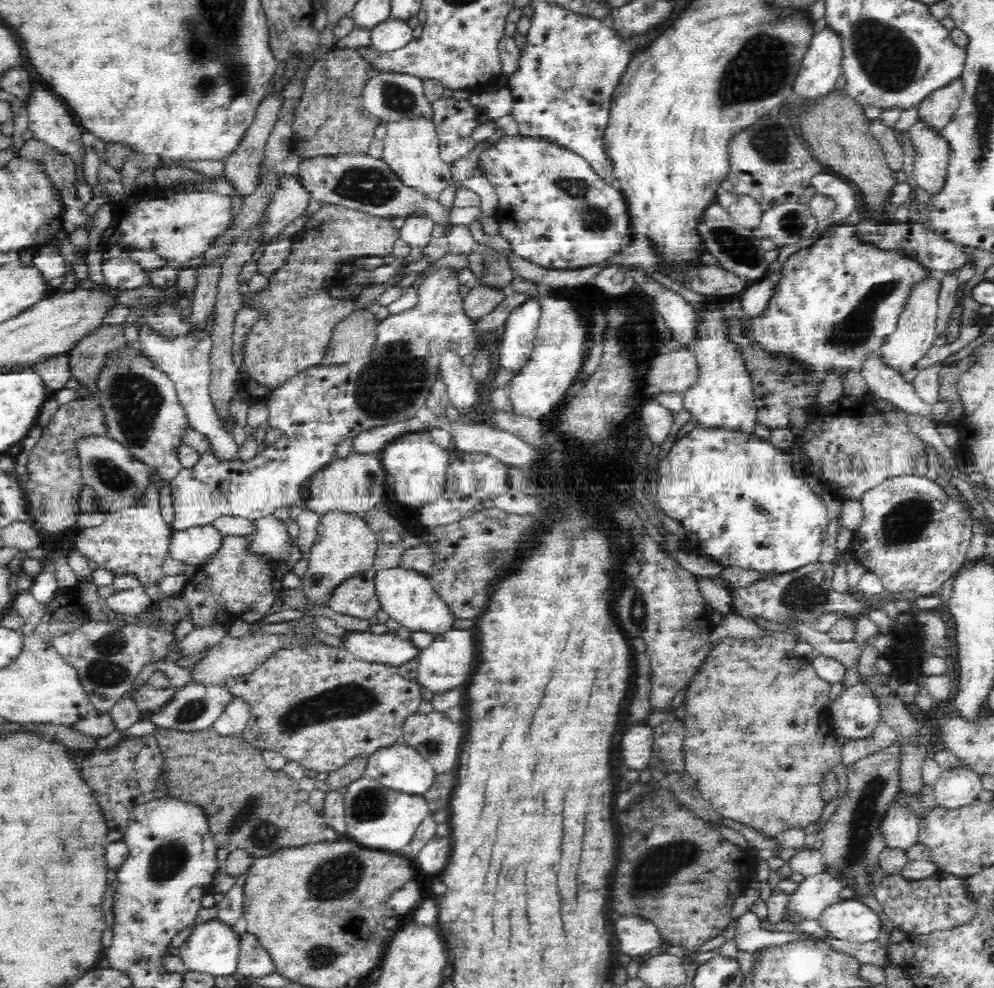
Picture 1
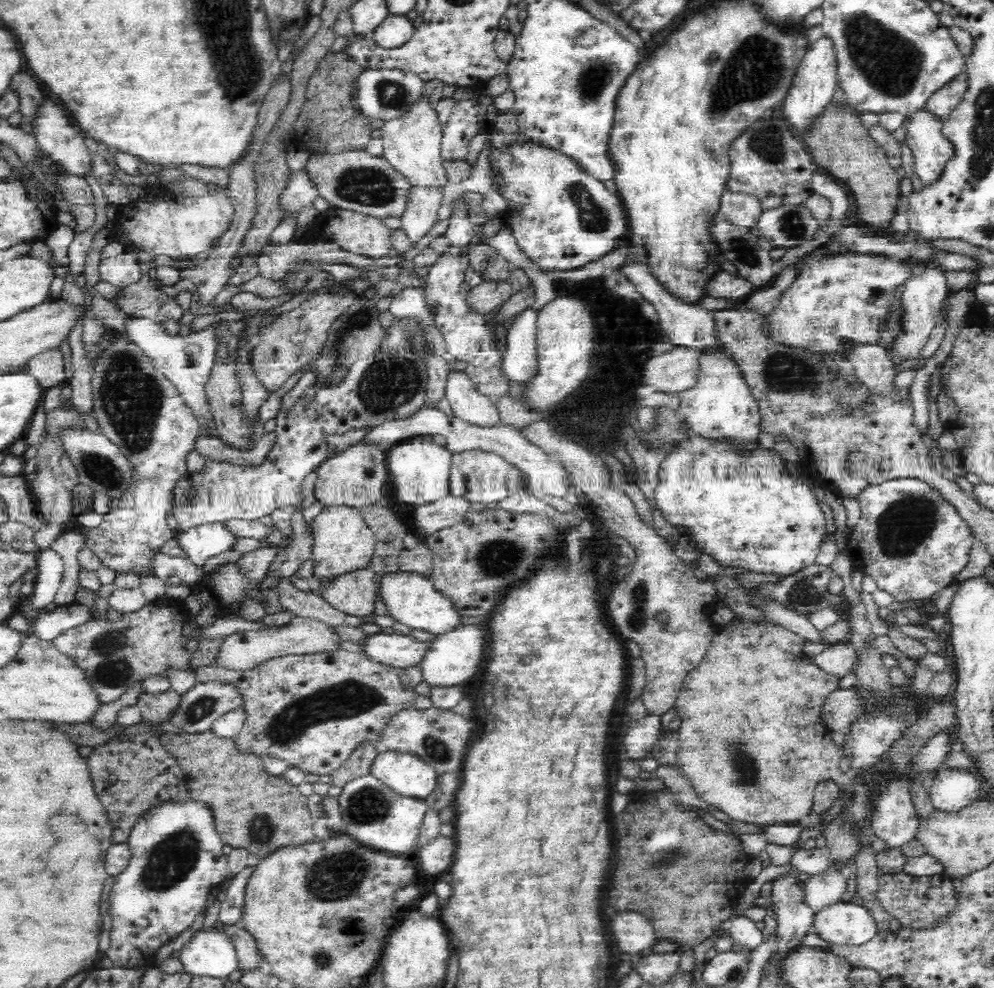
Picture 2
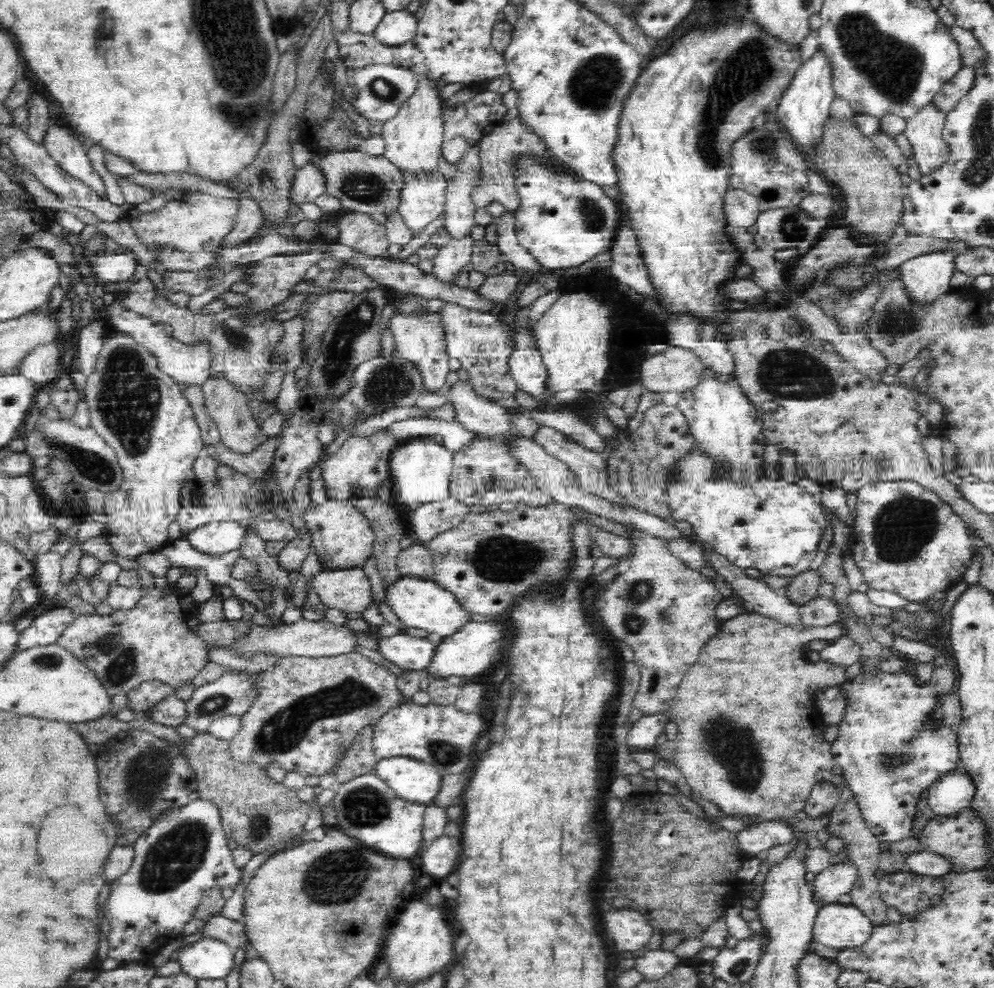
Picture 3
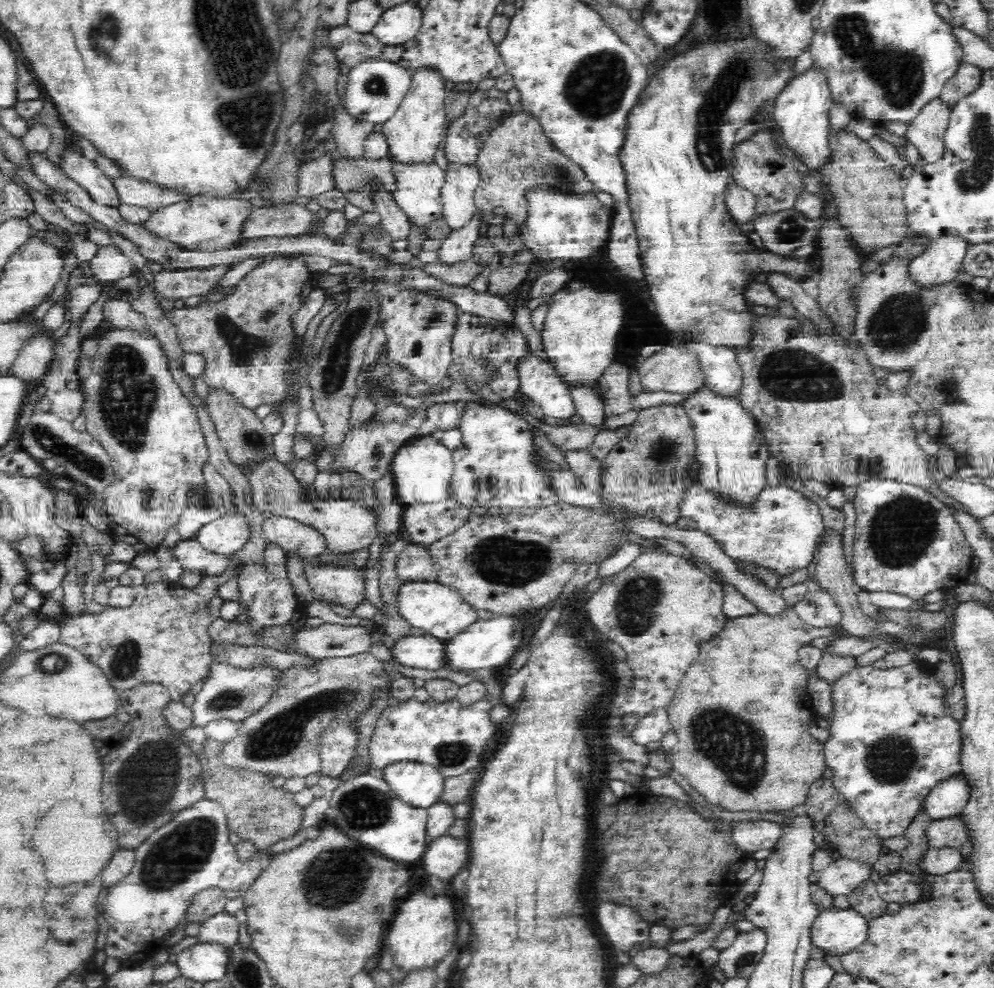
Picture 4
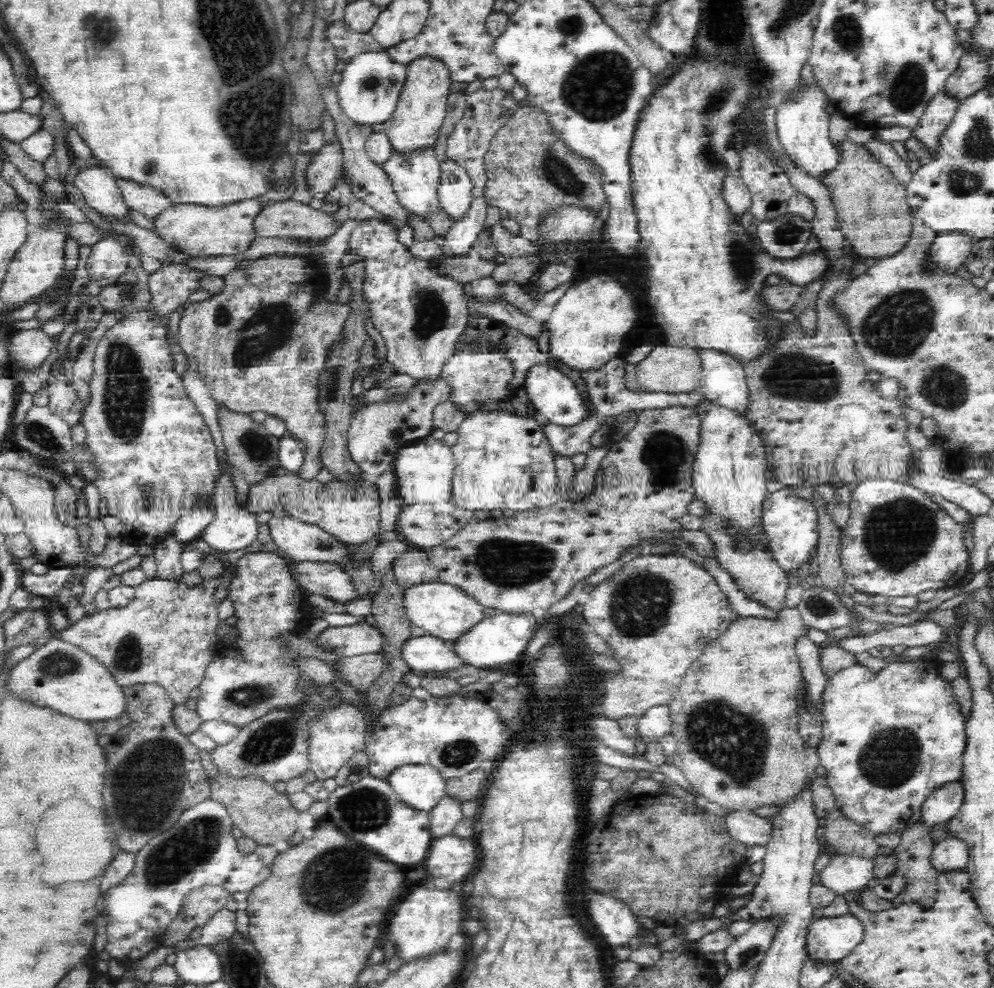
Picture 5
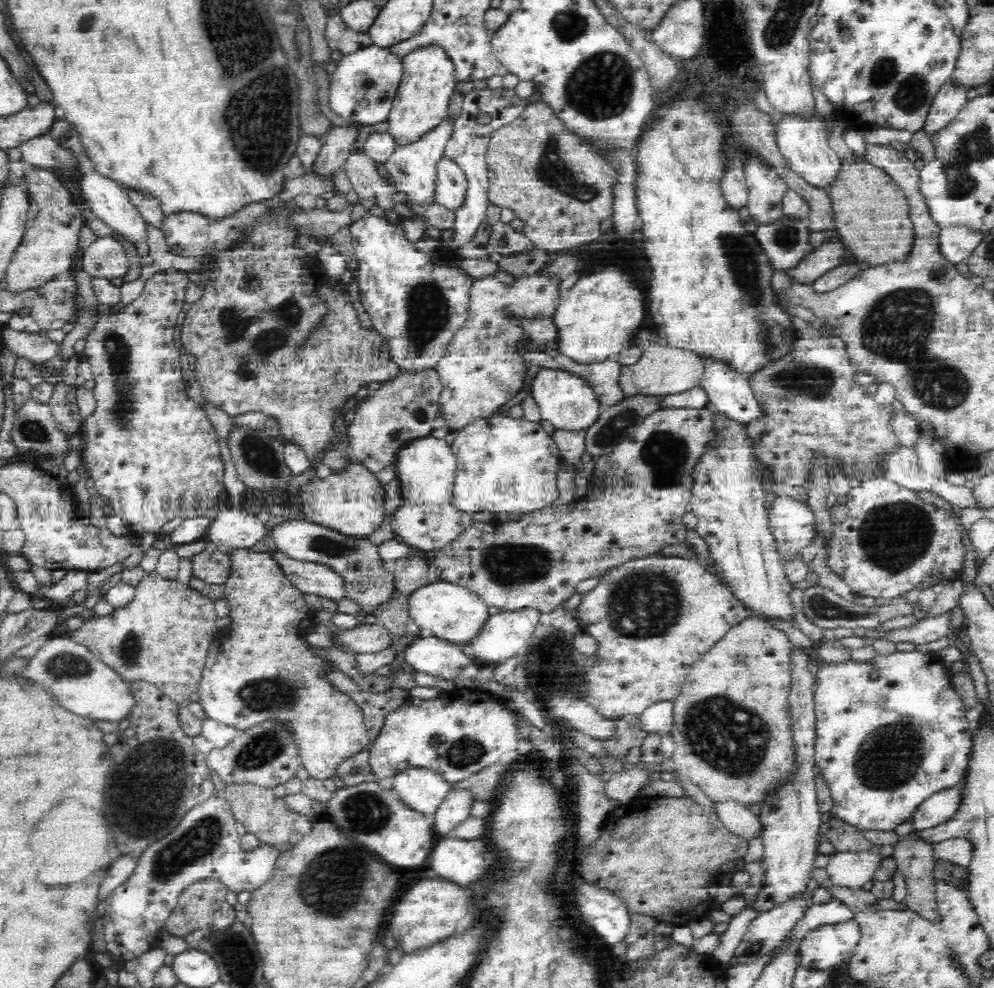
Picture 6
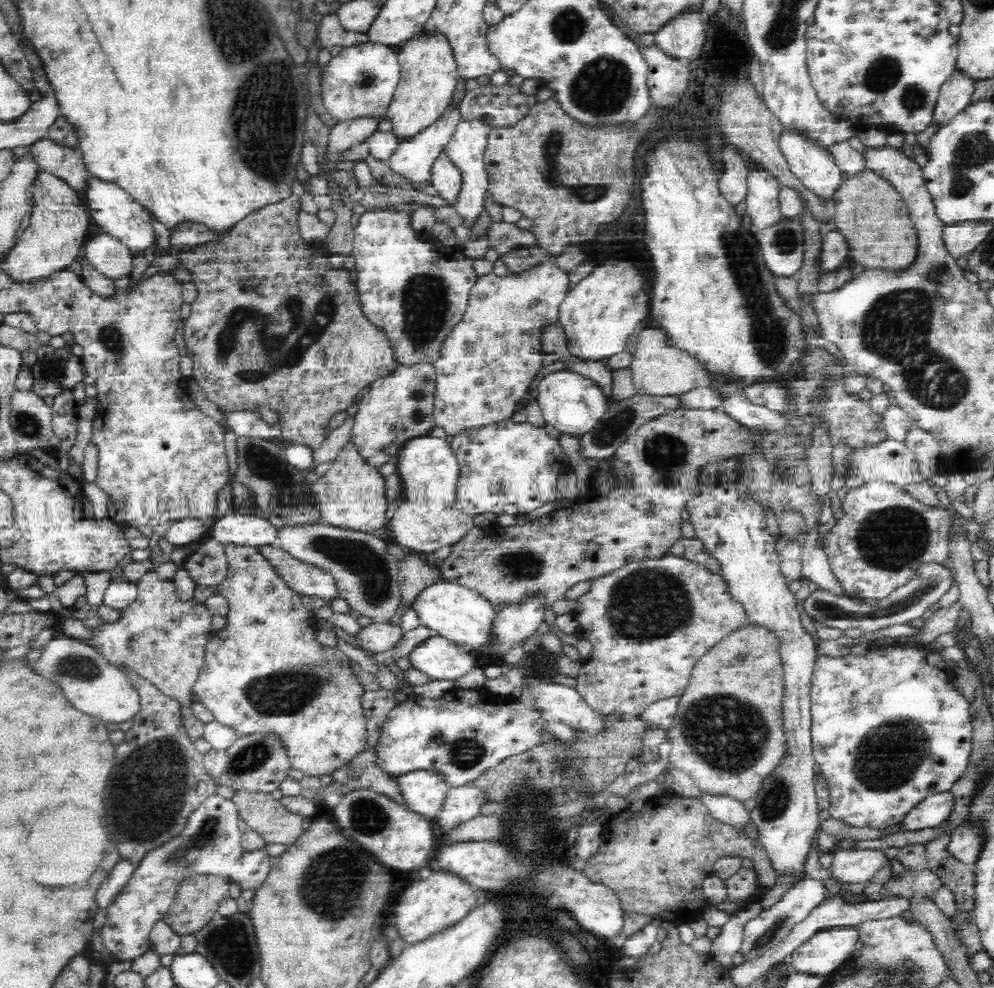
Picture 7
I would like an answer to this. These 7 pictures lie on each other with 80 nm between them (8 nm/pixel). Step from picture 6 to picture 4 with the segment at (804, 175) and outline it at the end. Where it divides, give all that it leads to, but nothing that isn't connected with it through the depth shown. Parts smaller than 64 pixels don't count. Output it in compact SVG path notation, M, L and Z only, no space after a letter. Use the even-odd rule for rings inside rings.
M810 66L803 74L795 75L776 96L774 104L775 130L782 145L813 172L832 162L832 149L828 143L828 110L834 104L825 76Z

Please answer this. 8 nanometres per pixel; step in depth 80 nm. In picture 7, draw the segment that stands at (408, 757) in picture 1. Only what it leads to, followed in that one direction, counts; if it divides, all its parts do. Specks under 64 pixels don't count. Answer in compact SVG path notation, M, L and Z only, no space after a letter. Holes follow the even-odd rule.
M432 771L410 772L396 779L406 807L428 821L435 820L450 789L446 780Z

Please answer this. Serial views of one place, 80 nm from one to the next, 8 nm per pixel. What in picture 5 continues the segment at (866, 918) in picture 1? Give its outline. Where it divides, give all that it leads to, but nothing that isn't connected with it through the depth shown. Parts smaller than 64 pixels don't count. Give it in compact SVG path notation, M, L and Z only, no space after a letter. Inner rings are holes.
M851 914L812 923L806 935L807 958L831 966L848 956L864 938L862 923Z

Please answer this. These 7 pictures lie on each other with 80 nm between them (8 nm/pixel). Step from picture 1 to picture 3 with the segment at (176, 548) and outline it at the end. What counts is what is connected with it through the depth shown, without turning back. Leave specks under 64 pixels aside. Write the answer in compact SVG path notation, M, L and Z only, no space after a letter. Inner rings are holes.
M224 520L210 522L192 530L185 538L194 548L213 555L226 554L238 550L246 536L245 521Z

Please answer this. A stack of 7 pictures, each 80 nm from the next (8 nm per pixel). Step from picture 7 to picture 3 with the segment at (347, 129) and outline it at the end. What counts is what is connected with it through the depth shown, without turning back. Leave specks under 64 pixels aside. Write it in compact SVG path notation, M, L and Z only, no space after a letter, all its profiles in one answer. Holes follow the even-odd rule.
M310 161L297 168L292 182L290 202L296 206L314 203L318 196L326 193L326 173L316 162Z

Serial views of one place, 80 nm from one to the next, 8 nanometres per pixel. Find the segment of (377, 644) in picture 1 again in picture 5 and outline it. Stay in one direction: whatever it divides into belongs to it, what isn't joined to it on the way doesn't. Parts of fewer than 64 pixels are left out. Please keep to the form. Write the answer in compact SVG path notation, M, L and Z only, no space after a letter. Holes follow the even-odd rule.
M423 634L406 641L402 648L402 658L414 672L425 674L448 674L464 666L454 642L445 642L438 637Z

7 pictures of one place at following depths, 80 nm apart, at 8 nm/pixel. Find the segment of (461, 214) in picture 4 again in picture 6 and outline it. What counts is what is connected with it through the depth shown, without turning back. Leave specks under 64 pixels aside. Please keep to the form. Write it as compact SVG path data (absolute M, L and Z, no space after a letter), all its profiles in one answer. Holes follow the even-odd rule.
M442 158L436 163L435 203L449 210L458 210L462 206L466 187L463 170L452 159Z

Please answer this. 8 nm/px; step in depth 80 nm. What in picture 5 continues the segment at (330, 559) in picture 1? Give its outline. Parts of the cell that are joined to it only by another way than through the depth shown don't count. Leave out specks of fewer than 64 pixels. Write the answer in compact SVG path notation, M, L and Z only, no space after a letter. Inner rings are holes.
M282 468L282 470L274 472L270 478L266 478L264 482L259 482L259 484L250 487L245 508L257 513L261 511L271 512L276 507L286 510L288 516L292 516L292 518L298 518L298 520L308 524L317 524L346 544L360 545L379 534L380 496L378 495L378 488L376 488L373 479L362 472L351 479L340 480L335 478L332 482L322 484L316 480L304 481L300 476Z

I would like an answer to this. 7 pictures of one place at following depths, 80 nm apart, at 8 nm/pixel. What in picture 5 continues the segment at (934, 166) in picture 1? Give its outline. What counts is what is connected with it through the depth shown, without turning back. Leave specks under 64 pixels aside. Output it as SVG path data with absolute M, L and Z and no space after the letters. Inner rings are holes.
M944 90L940 91L926 106L924 114L918 120L918 126L912 131L912 136L922 142L931 154L934 155L938 137L950 126L960 104L958 97Z

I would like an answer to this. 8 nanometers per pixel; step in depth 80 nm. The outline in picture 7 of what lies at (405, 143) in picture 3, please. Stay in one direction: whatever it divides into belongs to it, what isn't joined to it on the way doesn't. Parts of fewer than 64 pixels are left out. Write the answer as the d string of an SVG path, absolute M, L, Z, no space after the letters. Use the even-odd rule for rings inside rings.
M420 31L399 45L397 59L401 68L397 87L387 108L392 132L400 141L417 135L430 126L452 102L460 71L446 34L440 31Z

